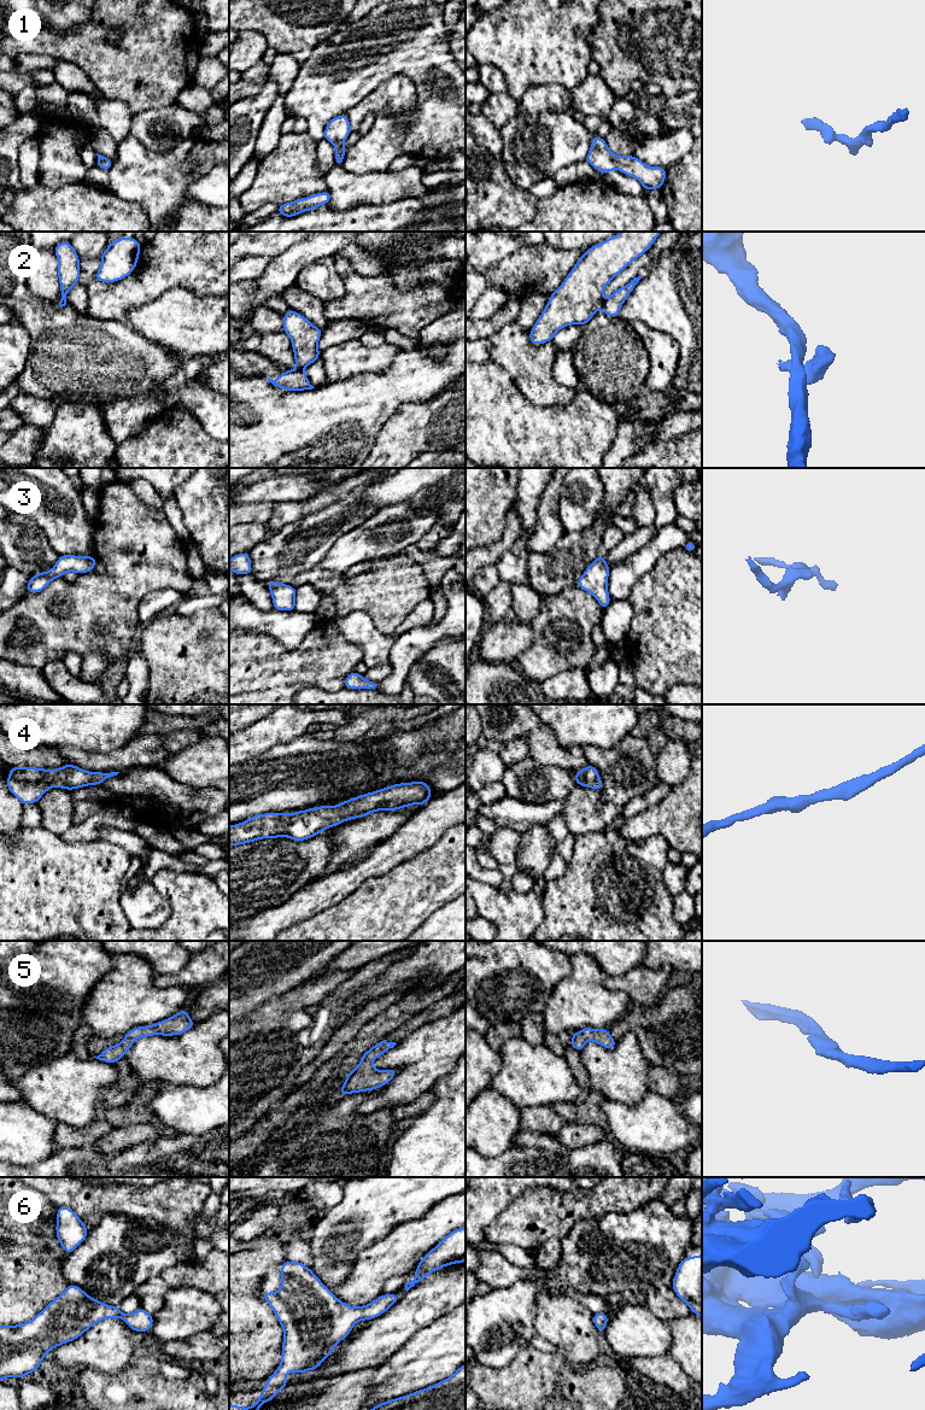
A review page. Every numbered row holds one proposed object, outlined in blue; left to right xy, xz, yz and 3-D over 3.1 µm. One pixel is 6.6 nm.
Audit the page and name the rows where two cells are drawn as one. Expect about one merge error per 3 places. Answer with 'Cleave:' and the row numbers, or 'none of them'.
Cleave: 2

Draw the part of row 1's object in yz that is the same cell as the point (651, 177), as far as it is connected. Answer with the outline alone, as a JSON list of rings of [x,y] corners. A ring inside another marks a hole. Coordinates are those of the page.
[[[597,134],[593,135],[585,159],[602,174],[617,169],[625,175],[637,179],[645,191],[660,189],[666,181],[666,168],[649,166],[634,156],[615,156],[605,140]]]

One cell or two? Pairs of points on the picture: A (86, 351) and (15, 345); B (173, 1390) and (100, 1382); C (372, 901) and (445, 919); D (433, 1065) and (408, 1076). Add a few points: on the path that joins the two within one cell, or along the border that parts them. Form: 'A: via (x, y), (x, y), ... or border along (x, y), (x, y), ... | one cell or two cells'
A: border along (16, 321), (30, 339), (30, 355), (22, 373) | two cells
B: via (154, 1390), (118, 1390) | one cell
C: border along (452, 900), (440, 906), (419, 928) | two cells
D: via (427, 1065), (414, 1076) | one cell

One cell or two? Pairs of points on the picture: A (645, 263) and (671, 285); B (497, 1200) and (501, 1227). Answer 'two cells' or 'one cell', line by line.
A: two cells
B: two cells

